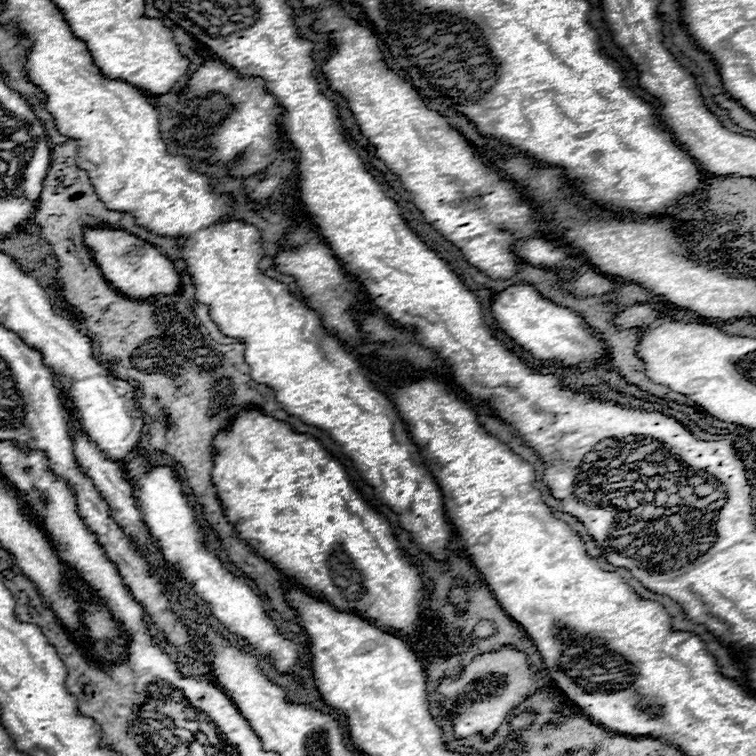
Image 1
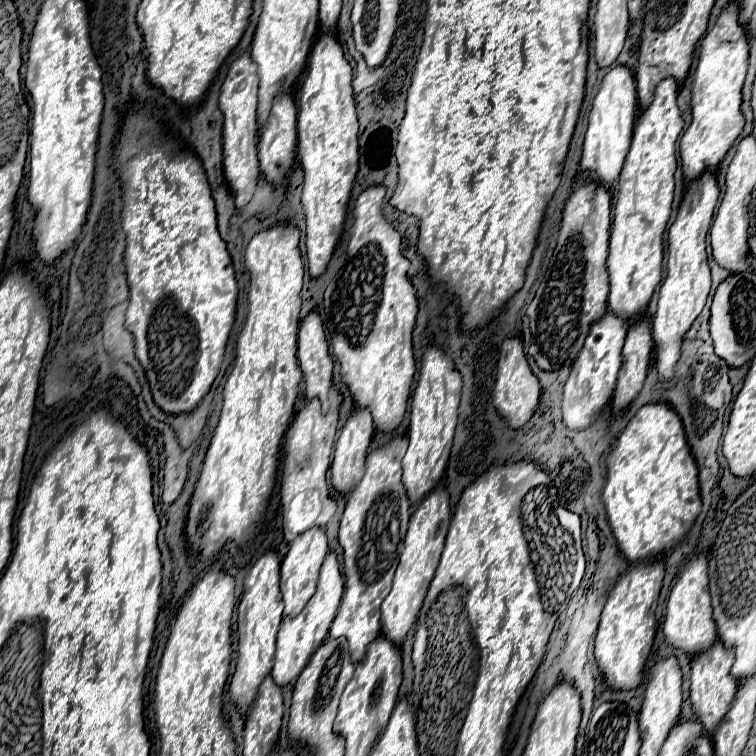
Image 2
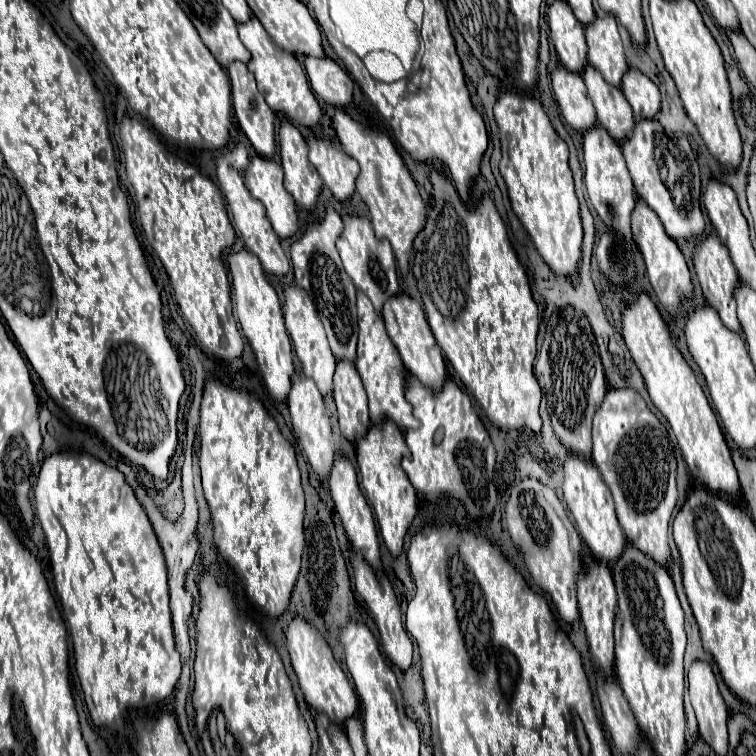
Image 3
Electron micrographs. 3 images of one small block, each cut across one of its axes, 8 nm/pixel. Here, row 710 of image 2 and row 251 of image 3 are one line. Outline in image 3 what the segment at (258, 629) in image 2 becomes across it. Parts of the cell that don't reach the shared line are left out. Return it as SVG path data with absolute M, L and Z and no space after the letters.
M240 250L232 256L228 256L228 270L232 274L236 316L242 326L244 336L248 338L248 342L254 350L264 384L274 400L284 402L290 392L290 378L294 374L294 364L292 364L292 346L290 346L290 338L284 328L282 308L280 308L276 290L266 280L260 260L256 260L256 256L252 256L252 252L248 252L248 250Z

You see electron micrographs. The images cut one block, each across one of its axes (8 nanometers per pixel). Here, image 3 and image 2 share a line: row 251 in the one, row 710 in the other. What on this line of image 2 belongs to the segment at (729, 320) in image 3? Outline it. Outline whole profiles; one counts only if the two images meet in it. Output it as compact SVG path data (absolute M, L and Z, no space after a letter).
M720 640L714 642L708 650L696 654L692 658L692 670L690 670L690 702L694 712L700 714L700 722L706 732L712 732L712 728L724 718L724 712L728 712L728 704L732 704L732 696L736 694L738 680L730 676L730 668L734 664L734 652L726 648Z

